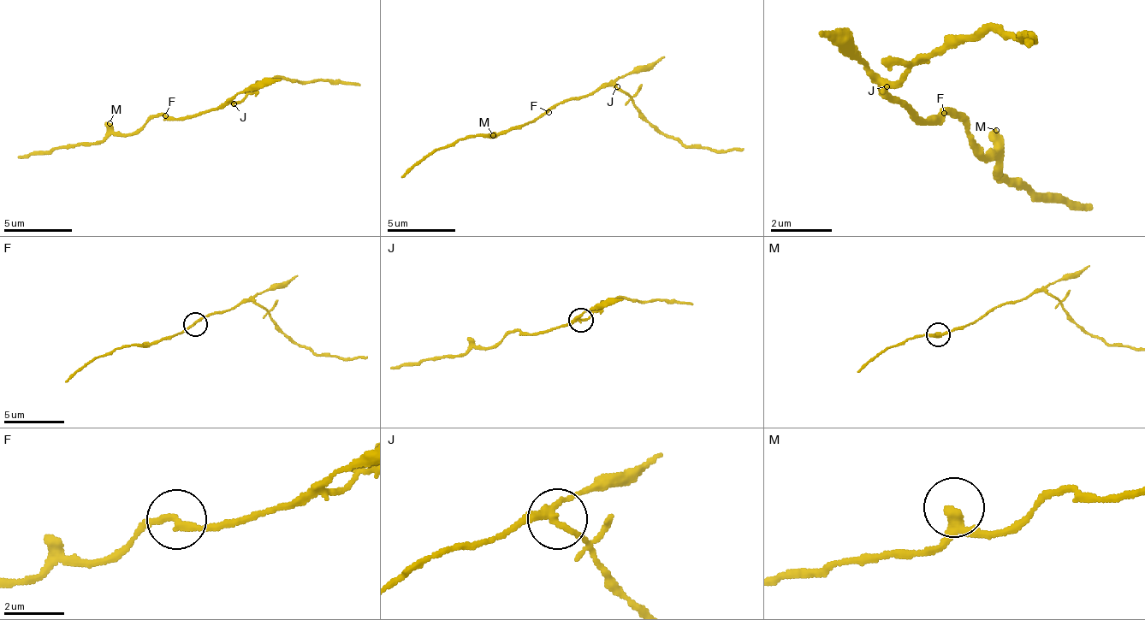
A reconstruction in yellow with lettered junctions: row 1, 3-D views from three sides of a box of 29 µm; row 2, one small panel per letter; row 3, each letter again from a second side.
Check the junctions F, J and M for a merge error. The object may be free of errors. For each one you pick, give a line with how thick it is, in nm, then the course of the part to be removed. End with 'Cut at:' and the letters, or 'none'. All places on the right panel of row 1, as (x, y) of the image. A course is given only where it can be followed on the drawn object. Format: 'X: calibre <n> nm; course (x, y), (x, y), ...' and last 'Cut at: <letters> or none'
J: calibre 220 nm; course (888, 84), (988, 30), (1019, 38), (1027, 45)
Cut at: J

